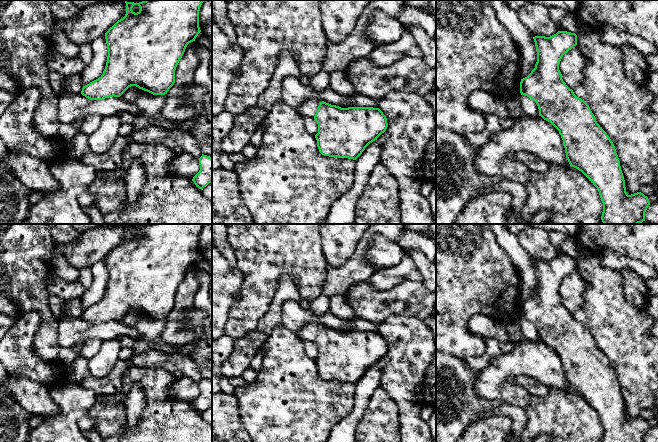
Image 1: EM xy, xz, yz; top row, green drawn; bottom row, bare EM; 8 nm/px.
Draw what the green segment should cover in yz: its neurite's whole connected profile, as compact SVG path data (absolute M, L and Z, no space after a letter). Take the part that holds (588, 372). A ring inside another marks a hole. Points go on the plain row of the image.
M558 255L550 261L535 260L533 263L537 274L537 286L531 297L521 303L521 319L536 326L539 340L559 355L570 390L581 395L597 412L603 427L601 442L645 442L645 436L650 429L648 421L641 416L627 418L613 366L597 347L589 329L577 321L562 303L560 285L565 277L577 269L577 259Z

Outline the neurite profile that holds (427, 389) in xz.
M425 376L425 382L423 384L423 389L424 389L424 398L425 402L431 404L432 400L432 388L431 386L428 385L426 382L427 377Z

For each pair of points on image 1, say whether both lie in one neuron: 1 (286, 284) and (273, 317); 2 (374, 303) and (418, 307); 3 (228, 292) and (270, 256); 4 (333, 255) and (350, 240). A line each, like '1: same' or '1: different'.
1: same
2: same
3: different
4: same

